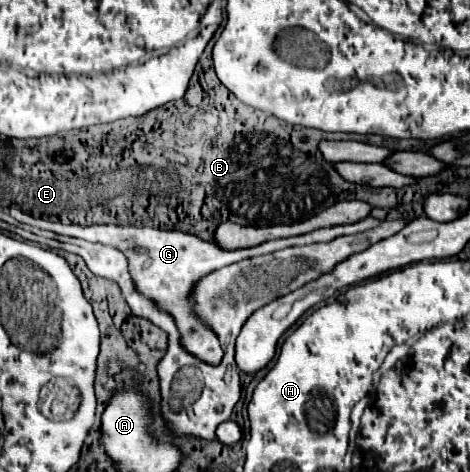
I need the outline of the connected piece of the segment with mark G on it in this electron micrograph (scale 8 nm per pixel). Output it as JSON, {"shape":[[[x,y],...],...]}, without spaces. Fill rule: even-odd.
{"shape":[[[365,218],[363,222],[355,222],[355,224],[345,224],[345,226],[325,226],[325,228],[317,228],[309,234],[301,234],[301,236],[291,236],[291,238],[281,238],[281,240],[271,240],[271,242],[263,242],[259,246],[251,246],[251,248],[239,248],[239,250],[221,250],[217,248],[215,242],[205,242],[193,234],[185,234],[179,230],[159,230],[159,228],[149,228],[149,226],[113,226],[113,224],[103,224],[103,226],[63,226],[63,224],[53,224],[53,222],[43,222],[43,220],[33,220],[33,226],[39,226],[43,230],[51,230],[55,234],[65,234],[65,236],[75,236],[75,238],[83,238],[89,242],[101,242],[101,244],[111,244],[117,250],[121,250],[127,256],[129,262],[129,274],[133,278],[133,284],[137,286],[137,292],[145,298],[149,298],[161,312],[167,312],[173,316],[173,320],[177,322],[177,330],[181,336],[181,346],[185,346],[185,350],[189,350],[189,354],[195,354],[195,358],[201,358],[203,362],[209,362],[211,366],[217,366],[223,358],[223,348],[217,342],[217,336],[203,326],[197,318],[193,318],[193,314],[189,312],[189,292],[193,288],[193,284],[197,280],[201,280],[205,274],[245,260],[245,258],[253,258],[259,254],[271,254],[275,250],[283,250],[287,246],[301,246],[301,244],[313,244],[313,242],[329,242],[337,236],[345,236],[345,234],[357,234],[357,232],[365,232],[369,228],[375,228],[379,224],[379,220],[375,218]]]}

